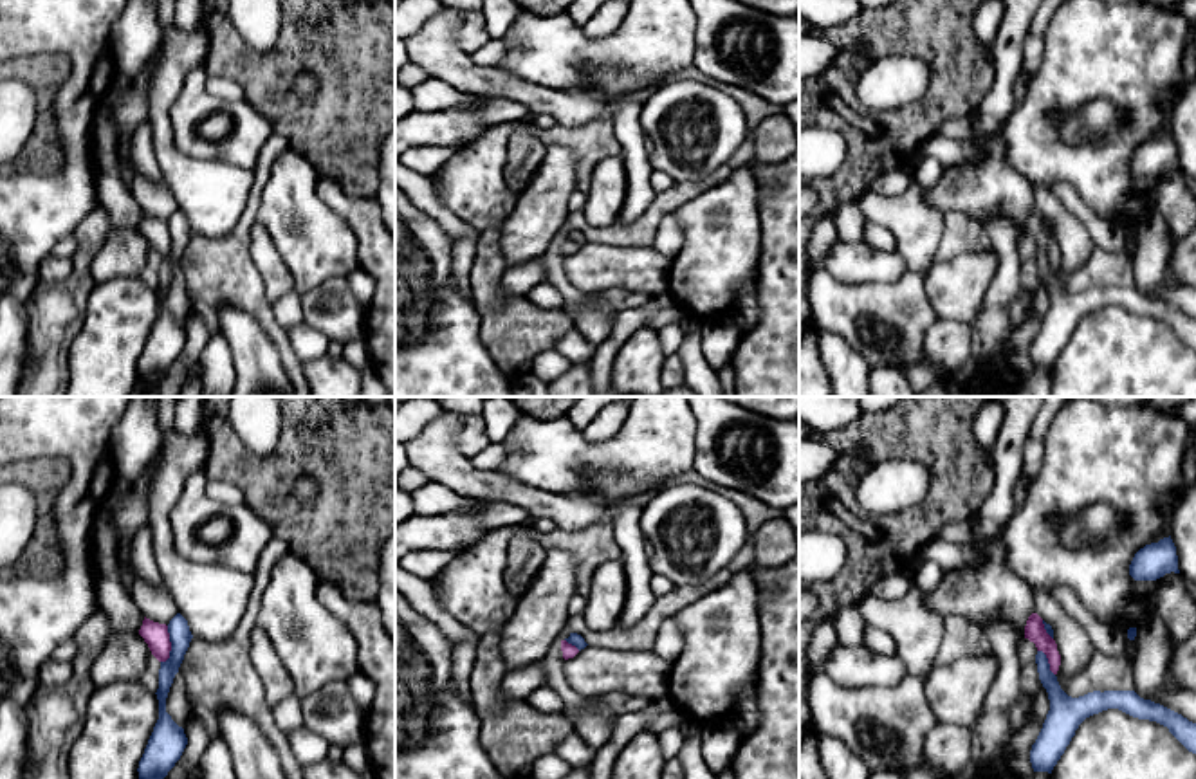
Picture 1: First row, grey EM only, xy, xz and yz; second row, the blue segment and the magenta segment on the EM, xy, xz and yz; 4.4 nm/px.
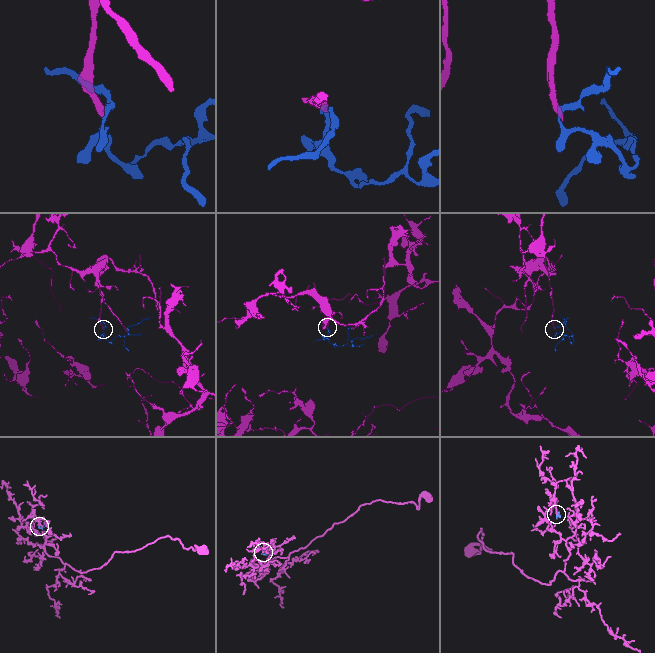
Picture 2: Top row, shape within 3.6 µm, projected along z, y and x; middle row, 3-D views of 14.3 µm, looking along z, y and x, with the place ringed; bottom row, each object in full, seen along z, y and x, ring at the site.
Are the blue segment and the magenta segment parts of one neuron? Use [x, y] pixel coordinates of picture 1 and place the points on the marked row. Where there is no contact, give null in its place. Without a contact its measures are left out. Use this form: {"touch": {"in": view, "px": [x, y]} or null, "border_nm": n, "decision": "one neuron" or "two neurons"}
{"touch": {"in": "xy", "px": [172, 646]}, "border_nm": 170, "decision": "two neurons"}

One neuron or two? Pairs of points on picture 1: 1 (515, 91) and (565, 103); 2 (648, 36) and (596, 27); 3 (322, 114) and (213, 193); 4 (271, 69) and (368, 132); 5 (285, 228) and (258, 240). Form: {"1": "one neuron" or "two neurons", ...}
{"1": "one neuron", "2": "two neurons", "3": "two neurons", "4": "one neuron", "5": "two neurons"}

